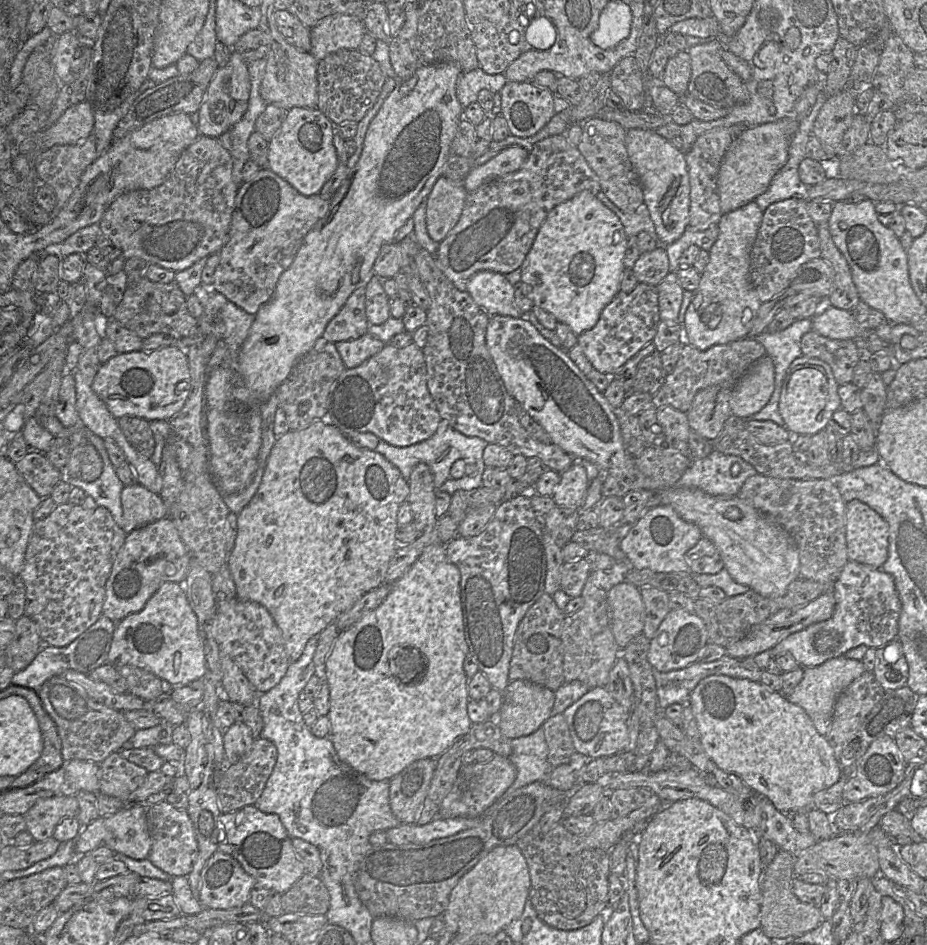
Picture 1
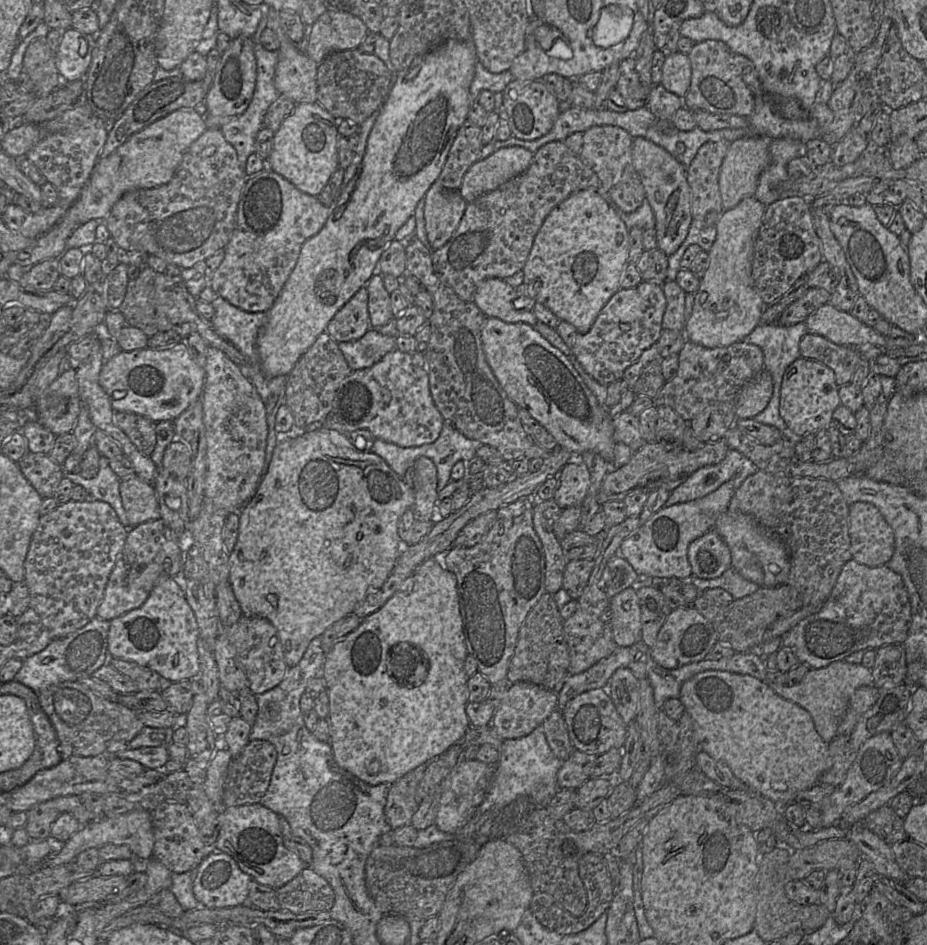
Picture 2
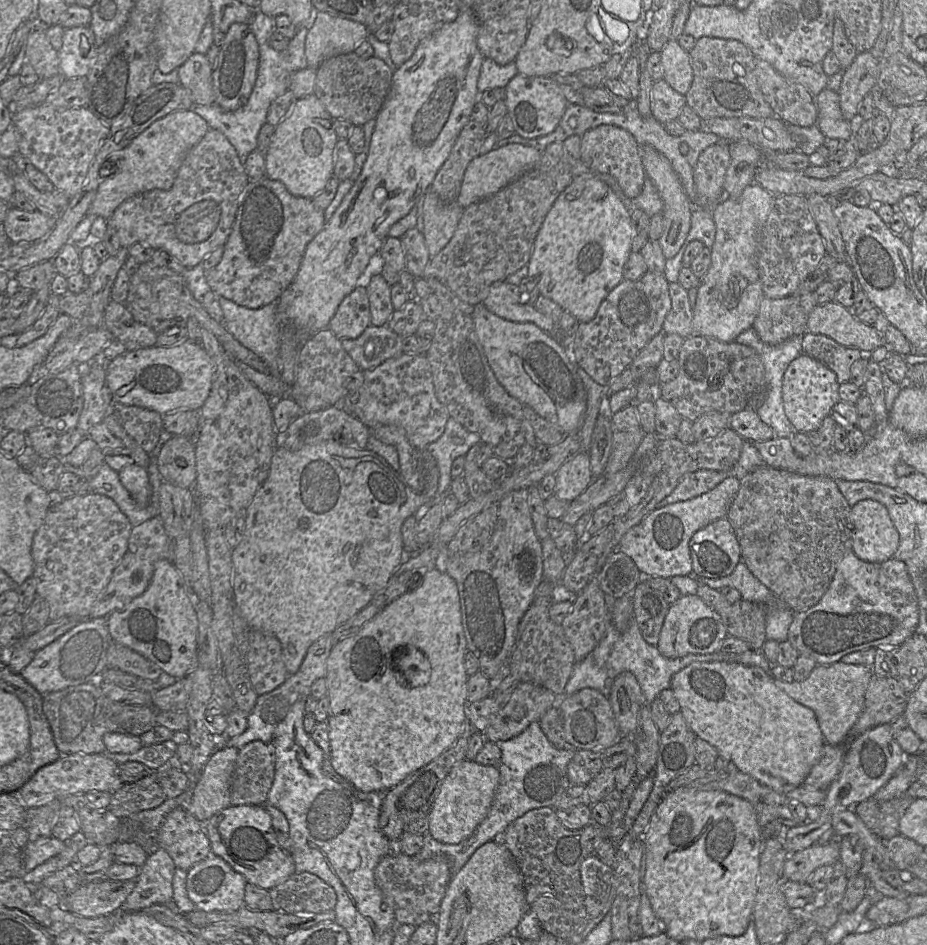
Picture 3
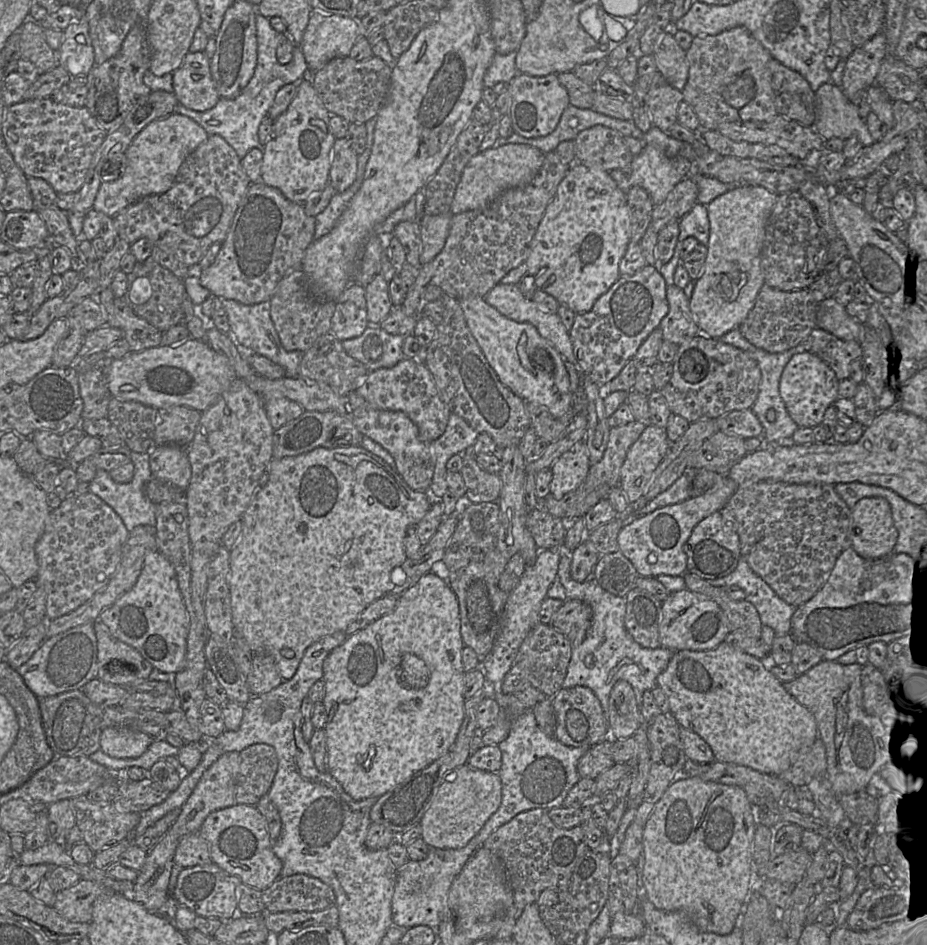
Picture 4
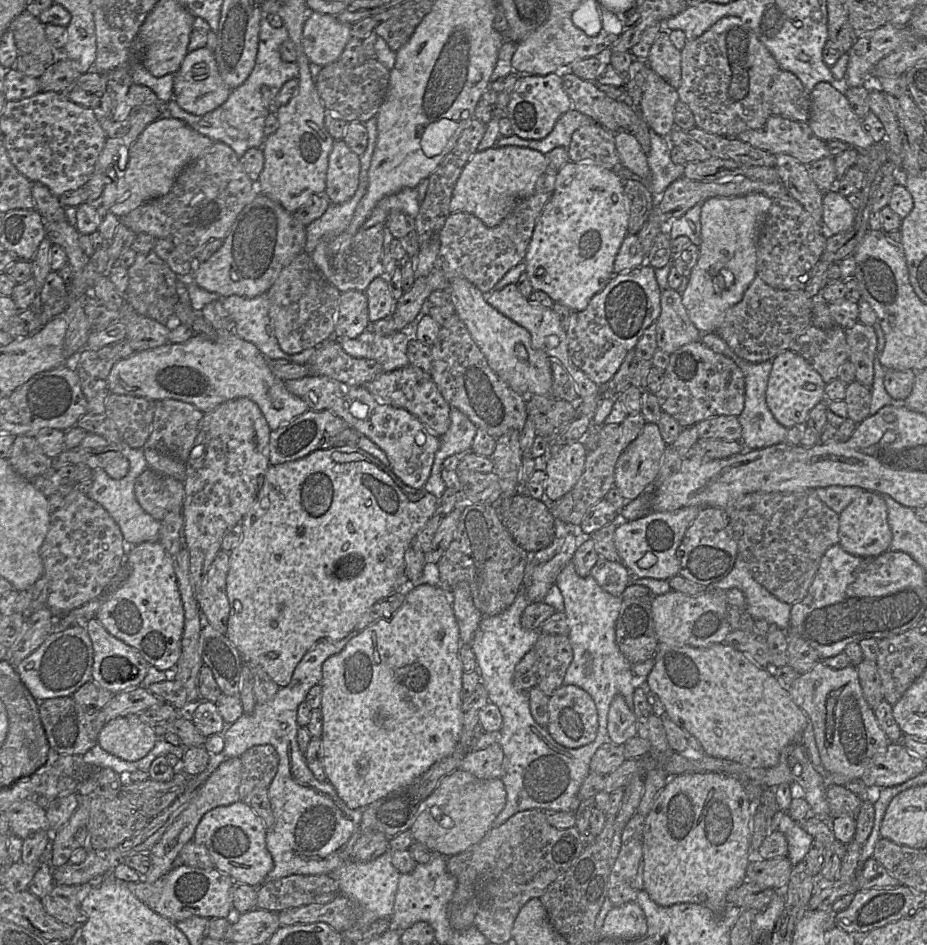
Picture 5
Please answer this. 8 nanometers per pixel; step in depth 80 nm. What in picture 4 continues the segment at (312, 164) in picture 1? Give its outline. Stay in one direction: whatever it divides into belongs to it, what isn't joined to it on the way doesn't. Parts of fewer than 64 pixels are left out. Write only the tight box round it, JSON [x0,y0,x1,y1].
[260,73,336,203]

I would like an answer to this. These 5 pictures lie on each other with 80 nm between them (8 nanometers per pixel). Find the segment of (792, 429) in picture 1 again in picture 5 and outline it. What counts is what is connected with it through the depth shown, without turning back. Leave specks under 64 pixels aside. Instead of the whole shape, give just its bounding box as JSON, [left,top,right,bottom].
[766,350,825,429]

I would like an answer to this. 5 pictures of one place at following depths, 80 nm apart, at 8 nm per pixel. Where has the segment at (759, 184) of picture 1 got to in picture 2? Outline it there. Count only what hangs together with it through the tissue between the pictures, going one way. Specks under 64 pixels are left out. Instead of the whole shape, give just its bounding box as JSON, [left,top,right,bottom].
[719,135,771,210]

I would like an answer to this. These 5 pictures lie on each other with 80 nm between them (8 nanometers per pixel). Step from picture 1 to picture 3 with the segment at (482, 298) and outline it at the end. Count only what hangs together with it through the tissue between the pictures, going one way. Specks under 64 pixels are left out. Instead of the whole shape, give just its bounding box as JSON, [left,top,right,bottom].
[482,281,558,337]

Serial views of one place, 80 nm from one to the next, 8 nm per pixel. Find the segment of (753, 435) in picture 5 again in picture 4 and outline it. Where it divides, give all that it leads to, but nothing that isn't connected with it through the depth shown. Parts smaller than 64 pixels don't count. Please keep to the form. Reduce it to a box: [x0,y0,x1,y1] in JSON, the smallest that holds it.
[719,329,798,444]

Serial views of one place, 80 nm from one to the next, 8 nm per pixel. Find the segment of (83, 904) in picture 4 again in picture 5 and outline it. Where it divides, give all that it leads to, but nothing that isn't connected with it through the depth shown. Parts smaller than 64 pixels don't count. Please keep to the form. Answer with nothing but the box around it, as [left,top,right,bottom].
[41,885,93,926]

